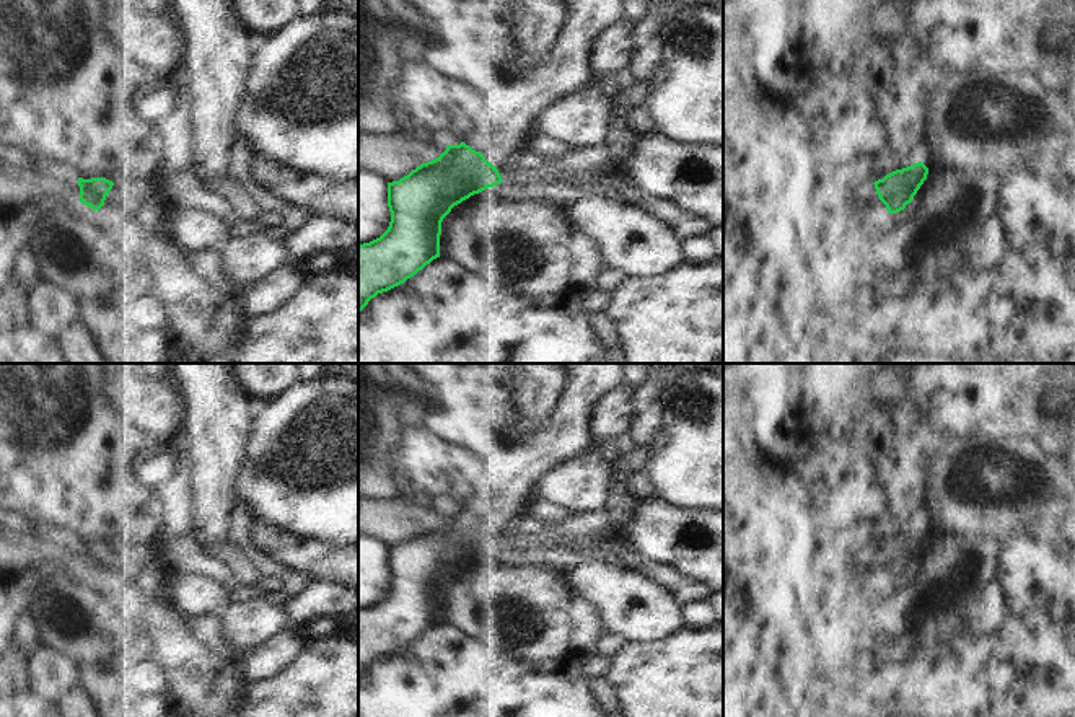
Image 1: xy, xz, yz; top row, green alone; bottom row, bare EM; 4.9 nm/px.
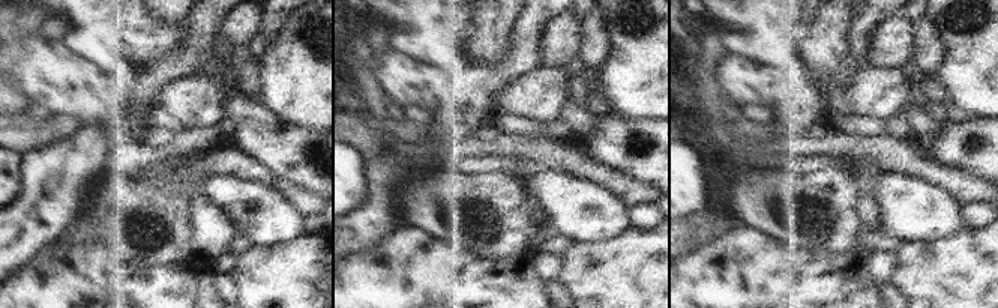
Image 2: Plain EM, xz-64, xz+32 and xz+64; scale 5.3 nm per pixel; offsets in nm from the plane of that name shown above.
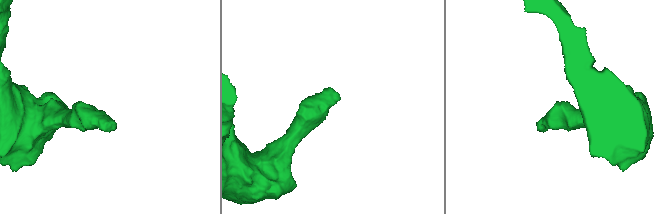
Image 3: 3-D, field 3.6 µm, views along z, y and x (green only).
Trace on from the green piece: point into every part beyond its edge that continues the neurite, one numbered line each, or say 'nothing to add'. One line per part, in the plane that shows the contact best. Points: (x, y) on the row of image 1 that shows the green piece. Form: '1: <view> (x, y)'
1: xz (505, 127)

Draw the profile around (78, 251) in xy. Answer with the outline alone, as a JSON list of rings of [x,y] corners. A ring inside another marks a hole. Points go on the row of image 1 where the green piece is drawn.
[[[78,202],[44,223],[29,223],[23,249],[34,259],[39,282],[47,282],[78,301],[125,301],[137,293],[137,284],[121,264],[122,238],[98,210]]]

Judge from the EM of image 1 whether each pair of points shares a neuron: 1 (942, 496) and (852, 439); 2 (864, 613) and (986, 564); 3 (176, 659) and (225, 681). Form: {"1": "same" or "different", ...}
{"1": "different", "2": "same", "3": "same"}

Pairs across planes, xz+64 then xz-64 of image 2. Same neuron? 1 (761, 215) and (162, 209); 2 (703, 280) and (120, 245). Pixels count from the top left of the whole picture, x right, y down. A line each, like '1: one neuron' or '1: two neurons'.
1: one neuron
2: two neurons

